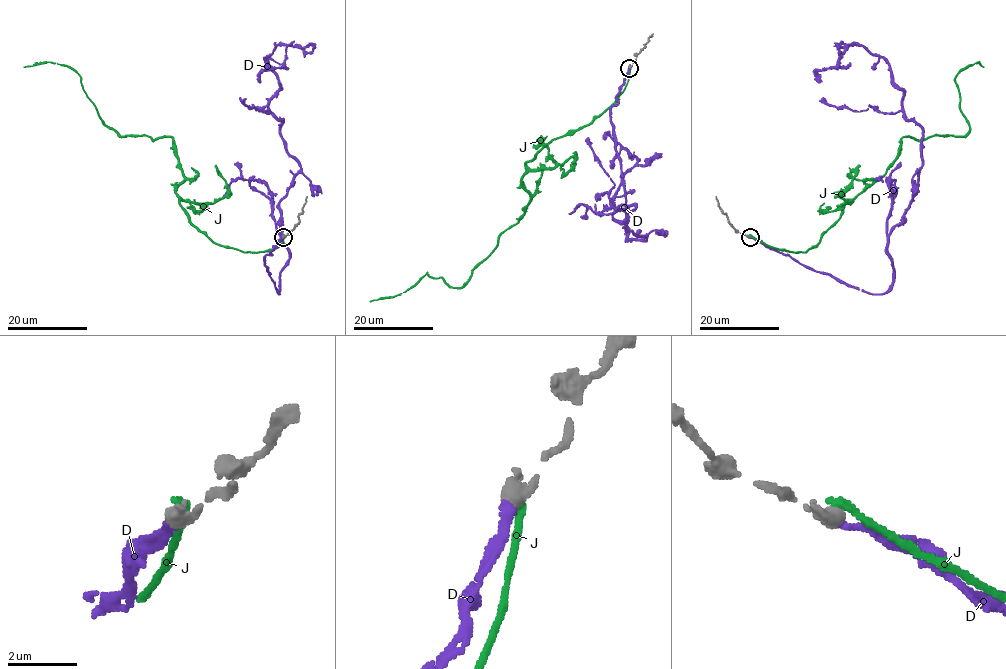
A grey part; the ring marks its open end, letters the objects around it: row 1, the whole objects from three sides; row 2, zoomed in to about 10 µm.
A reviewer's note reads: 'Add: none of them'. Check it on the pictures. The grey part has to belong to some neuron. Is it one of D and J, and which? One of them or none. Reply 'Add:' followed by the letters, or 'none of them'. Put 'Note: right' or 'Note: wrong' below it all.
Add: D
Note: wrong

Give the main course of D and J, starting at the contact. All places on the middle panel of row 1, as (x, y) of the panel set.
D: (628, 68), (610, 121), (625, 227), (644, 239), (614, 219), (636, 158), (605, 140)
J: (629, 68), (609, 107), (525, 163), (521, 184), (529, 201), (462, 287), (427, 272), (402, 293), (370, 301)

